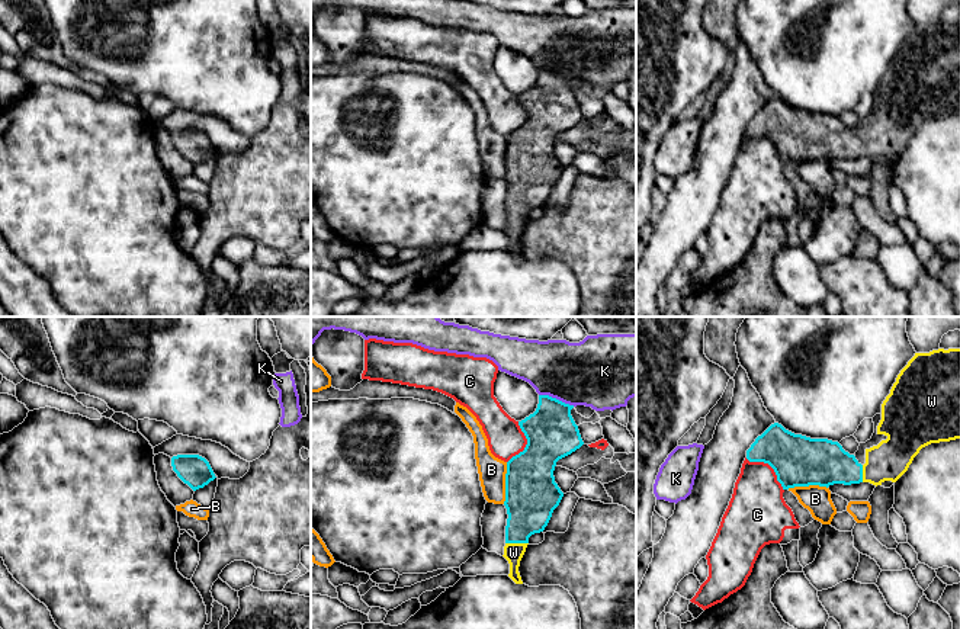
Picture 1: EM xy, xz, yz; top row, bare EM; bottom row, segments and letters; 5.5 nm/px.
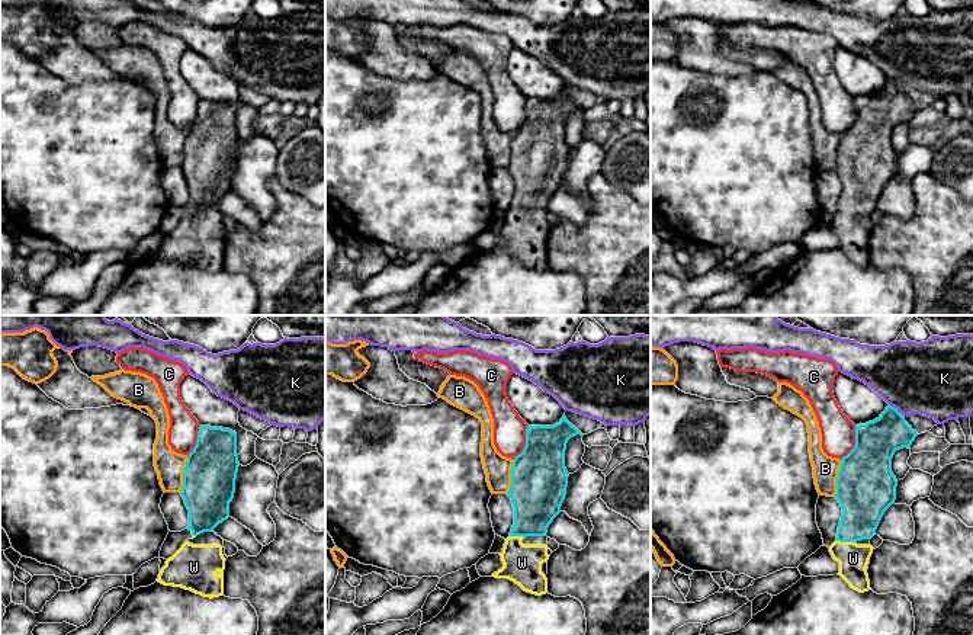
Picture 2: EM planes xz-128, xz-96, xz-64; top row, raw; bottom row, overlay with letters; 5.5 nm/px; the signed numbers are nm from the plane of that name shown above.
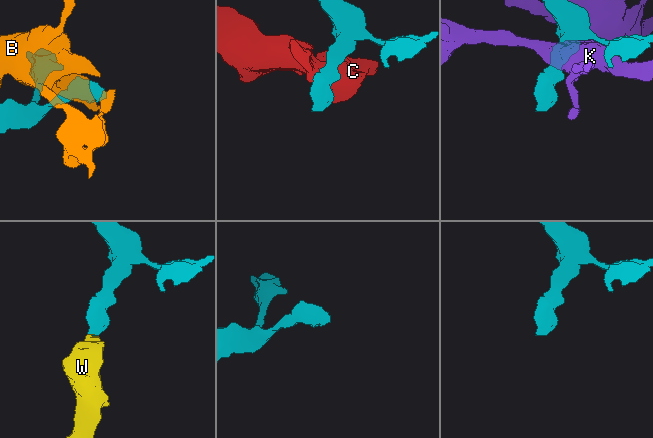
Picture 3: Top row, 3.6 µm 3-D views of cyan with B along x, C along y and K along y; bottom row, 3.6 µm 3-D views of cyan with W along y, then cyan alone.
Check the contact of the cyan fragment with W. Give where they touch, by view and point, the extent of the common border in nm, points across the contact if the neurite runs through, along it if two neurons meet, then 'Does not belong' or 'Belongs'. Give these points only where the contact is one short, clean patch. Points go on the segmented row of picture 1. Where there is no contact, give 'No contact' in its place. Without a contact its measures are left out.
Touches cyan at xz (517, 542). Shared border 130 nm. Belongs

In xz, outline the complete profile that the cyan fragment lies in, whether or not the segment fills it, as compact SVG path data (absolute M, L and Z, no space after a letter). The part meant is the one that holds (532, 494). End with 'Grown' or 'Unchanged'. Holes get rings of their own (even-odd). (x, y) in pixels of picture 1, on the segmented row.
M539 395L536 411L518 421L527 445L507 462L504 506L508 519L503 555L516 584L523 584L518 567L529 537L545 530L564 497L553 476L556 462L584 445L572 408L549 395Z. Grown

